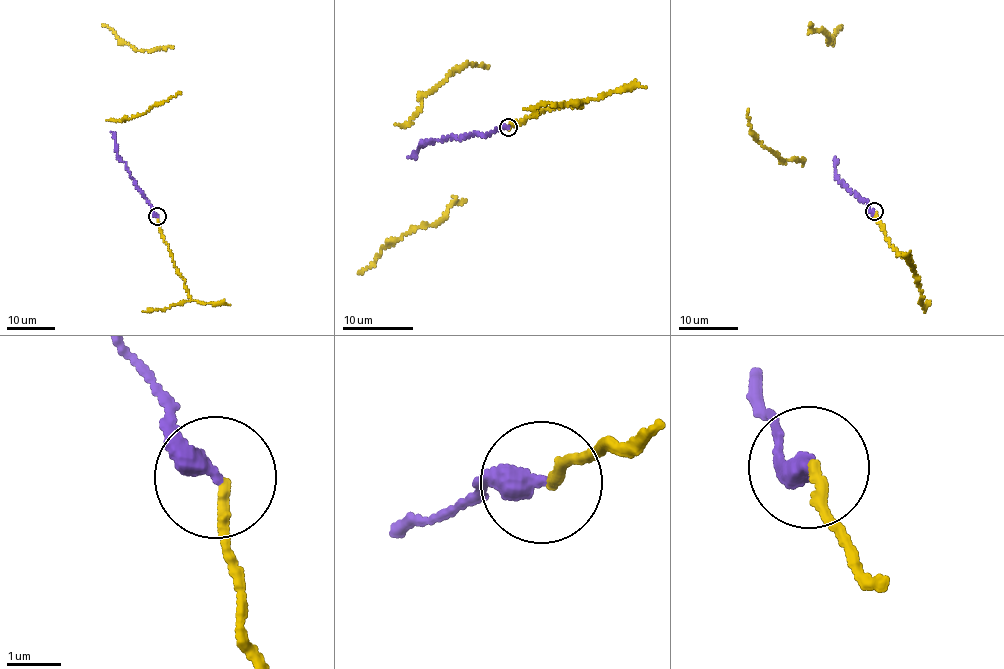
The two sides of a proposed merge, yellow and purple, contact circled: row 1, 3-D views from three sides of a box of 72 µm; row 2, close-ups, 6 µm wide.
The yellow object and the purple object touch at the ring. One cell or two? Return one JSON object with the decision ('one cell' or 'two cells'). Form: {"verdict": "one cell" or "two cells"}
{"verdict": "one cell"}

